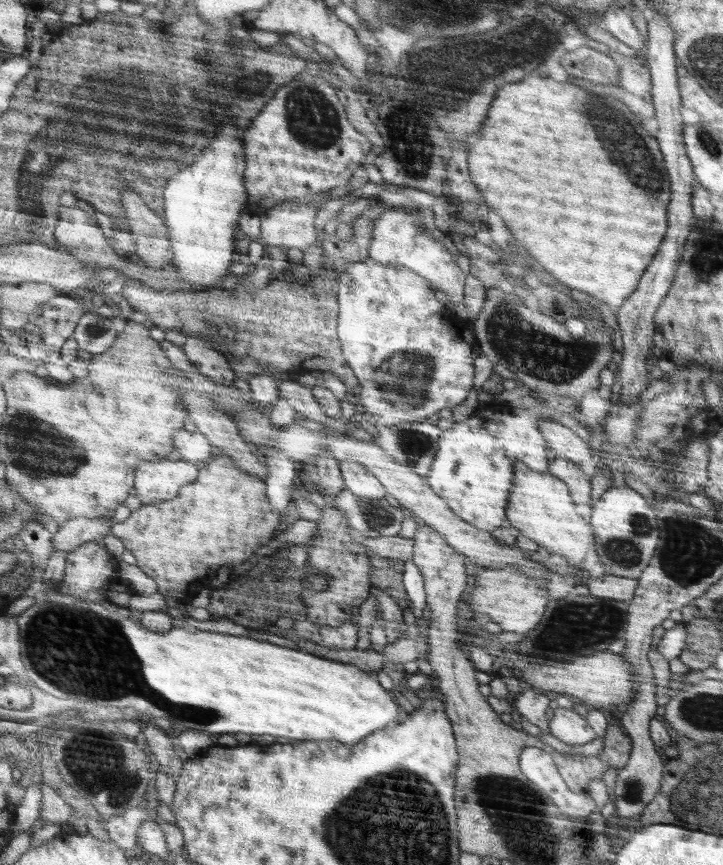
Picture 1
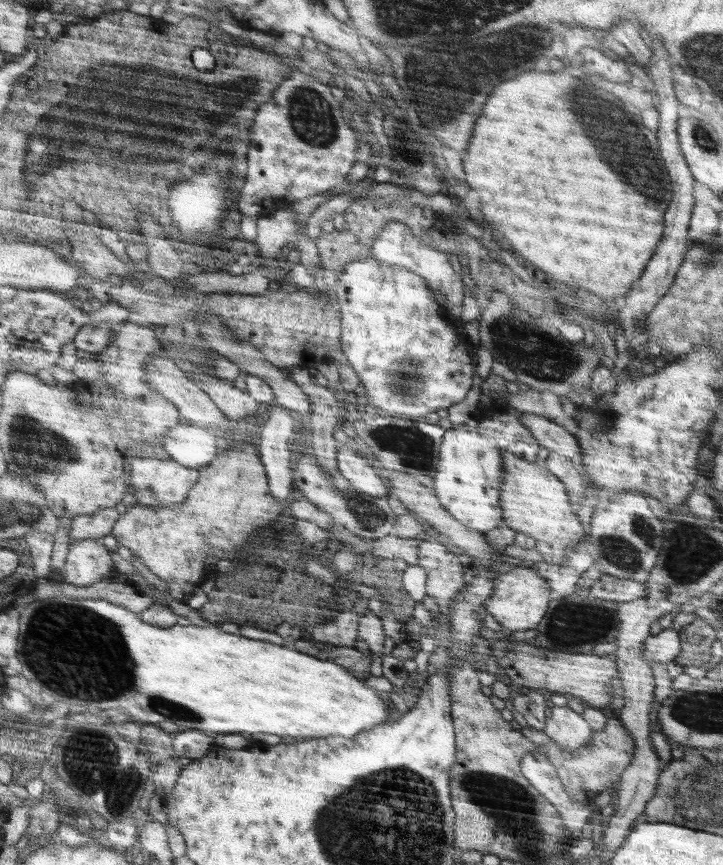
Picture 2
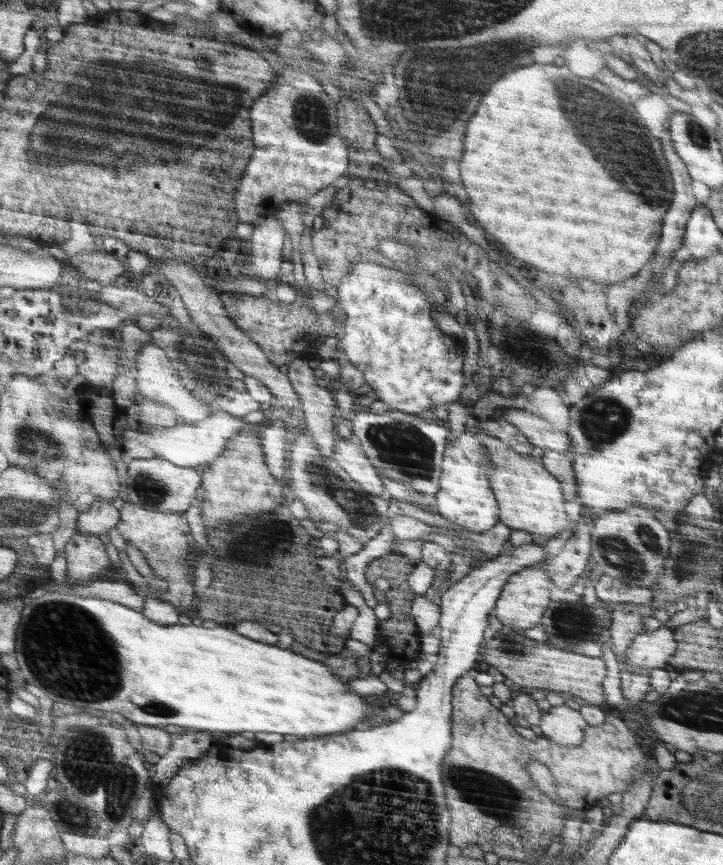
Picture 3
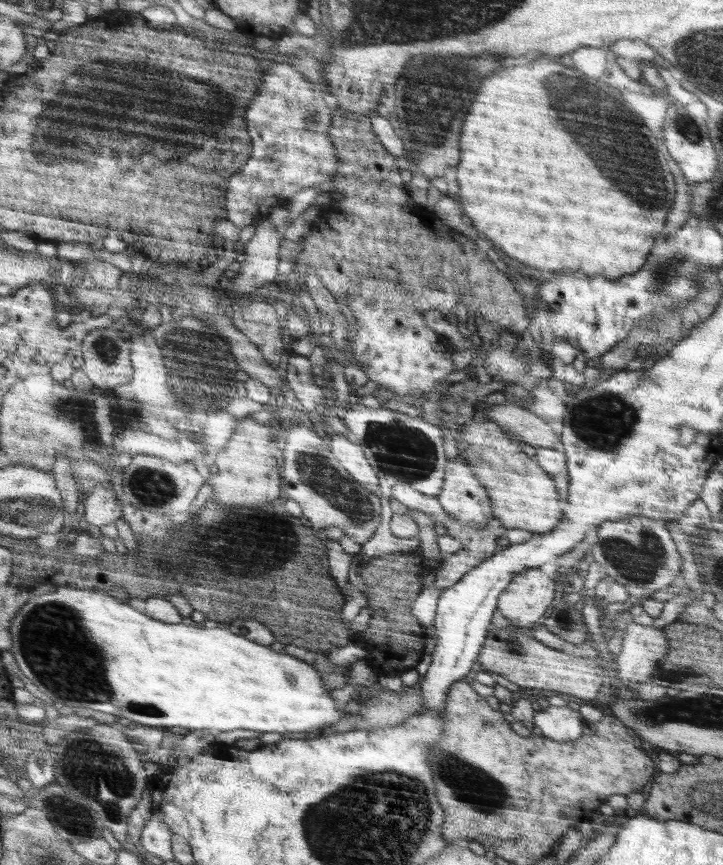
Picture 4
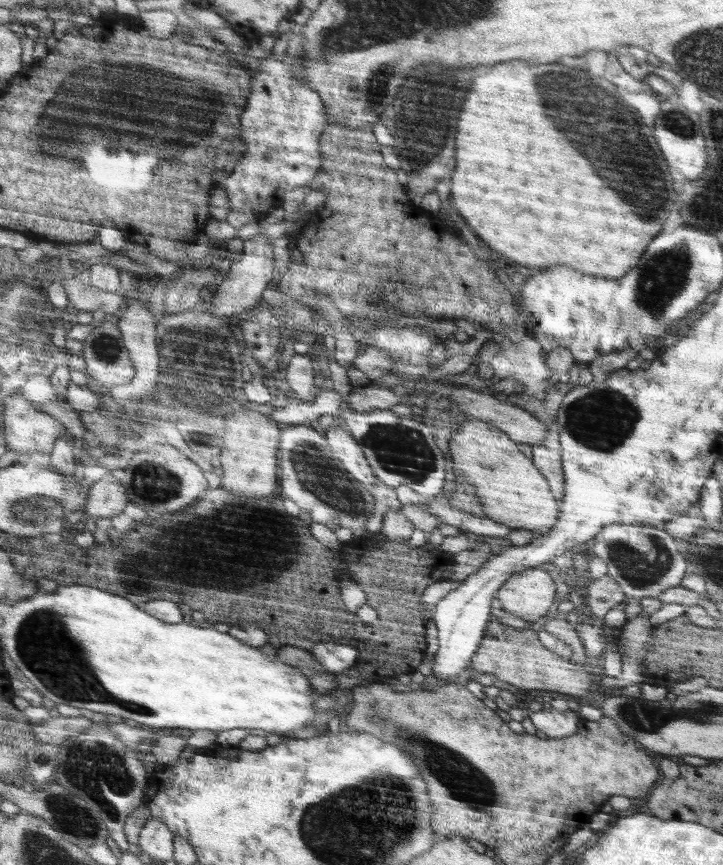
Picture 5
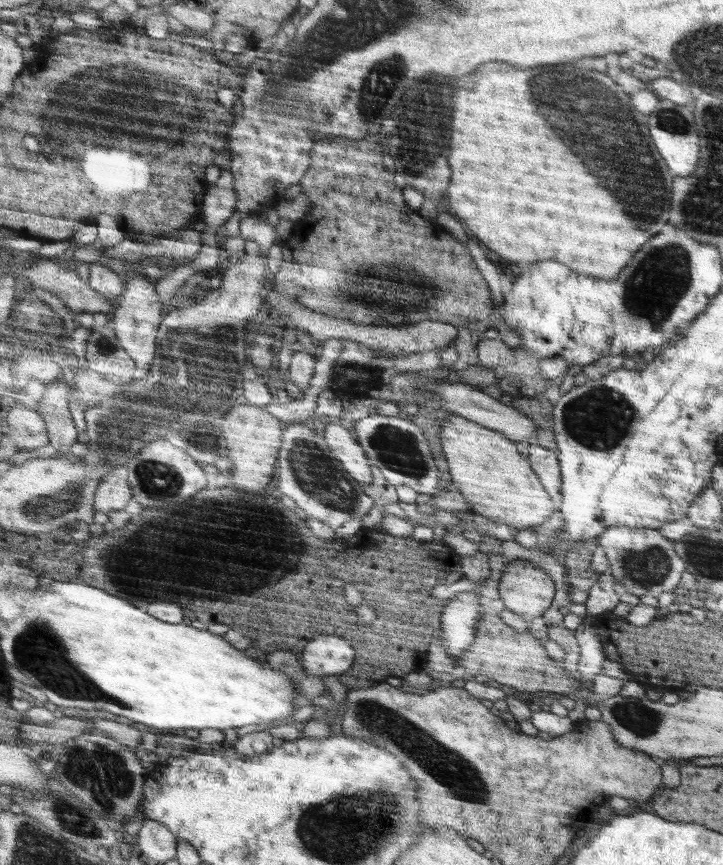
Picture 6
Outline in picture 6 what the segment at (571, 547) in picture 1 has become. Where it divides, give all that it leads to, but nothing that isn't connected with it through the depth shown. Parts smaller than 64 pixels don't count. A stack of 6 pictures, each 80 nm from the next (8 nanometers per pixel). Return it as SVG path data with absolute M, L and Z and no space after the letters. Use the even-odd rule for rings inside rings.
M452 415L441 422L438 436L454 487L473 513L496 523L528 529L548 520L556 510L545 486L530 470L528 459L516 450L516 443L505 433L466 420L466 417Z

